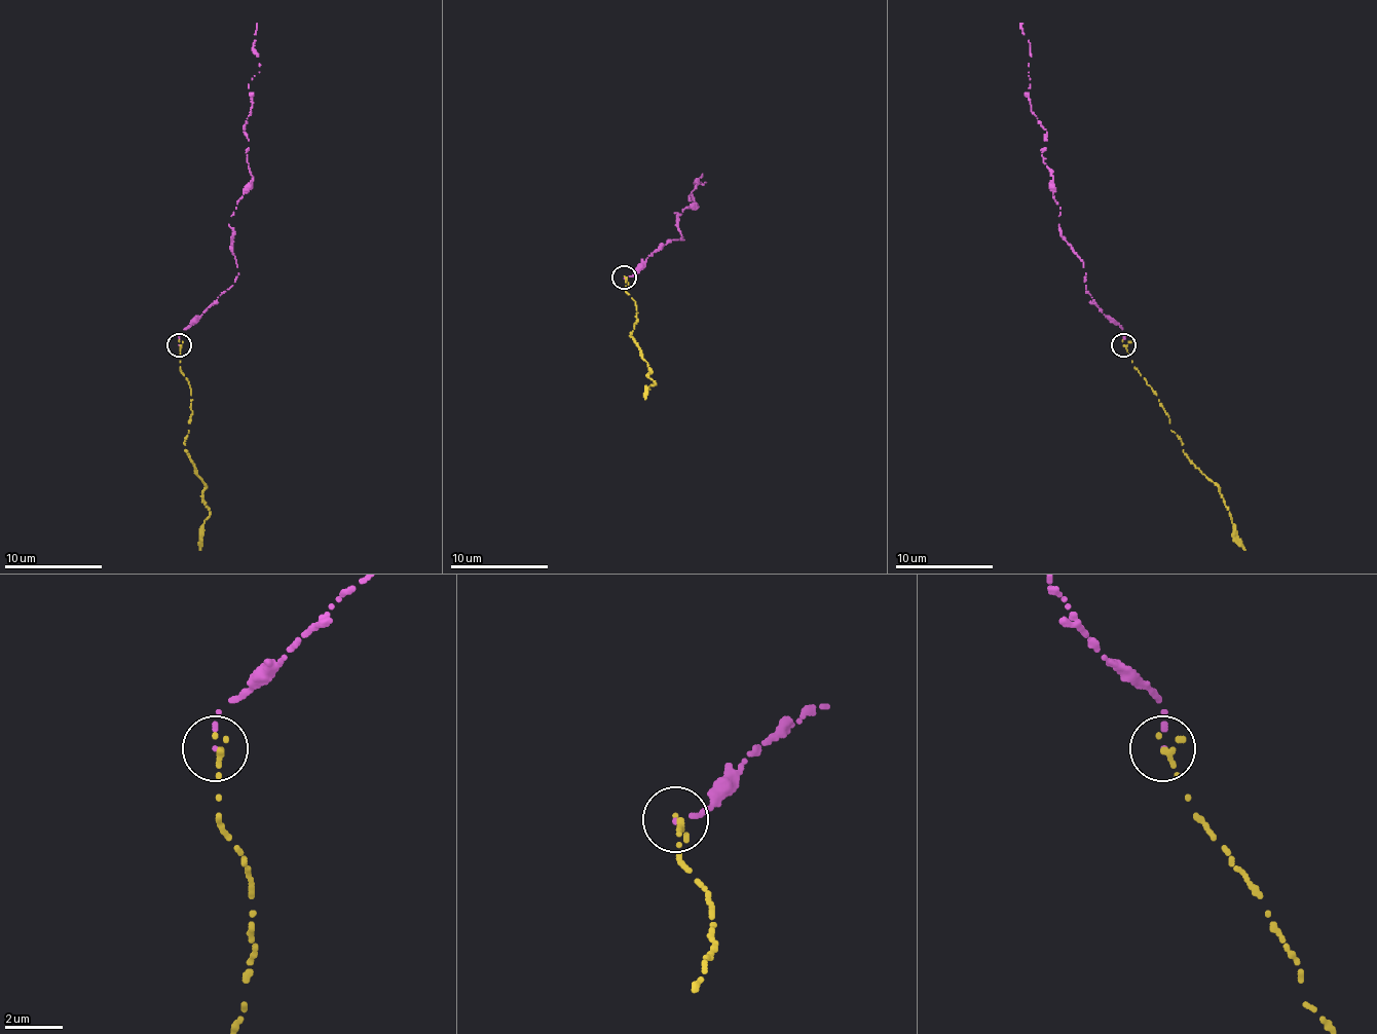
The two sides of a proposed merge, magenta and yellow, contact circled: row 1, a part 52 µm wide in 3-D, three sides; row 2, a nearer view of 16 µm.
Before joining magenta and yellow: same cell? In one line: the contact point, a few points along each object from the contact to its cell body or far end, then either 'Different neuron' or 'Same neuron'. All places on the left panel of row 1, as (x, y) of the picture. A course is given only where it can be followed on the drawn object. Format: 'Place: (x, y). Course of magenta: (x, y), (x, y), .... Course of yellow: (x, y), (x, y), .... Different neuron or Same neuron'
Place: (179, 344). Course of magenta: (178, 344), (181, 332), (238, 273), (229, 225), (251, 181), (244, 127), (249, 83), (258, 71), (256, 23). Course of yellow: (181, 344), (181, 373), (190, 385), (192, 412), (185, 451), (205, 485), (202, 497), (210, 512), (200, 549). Different neuron

